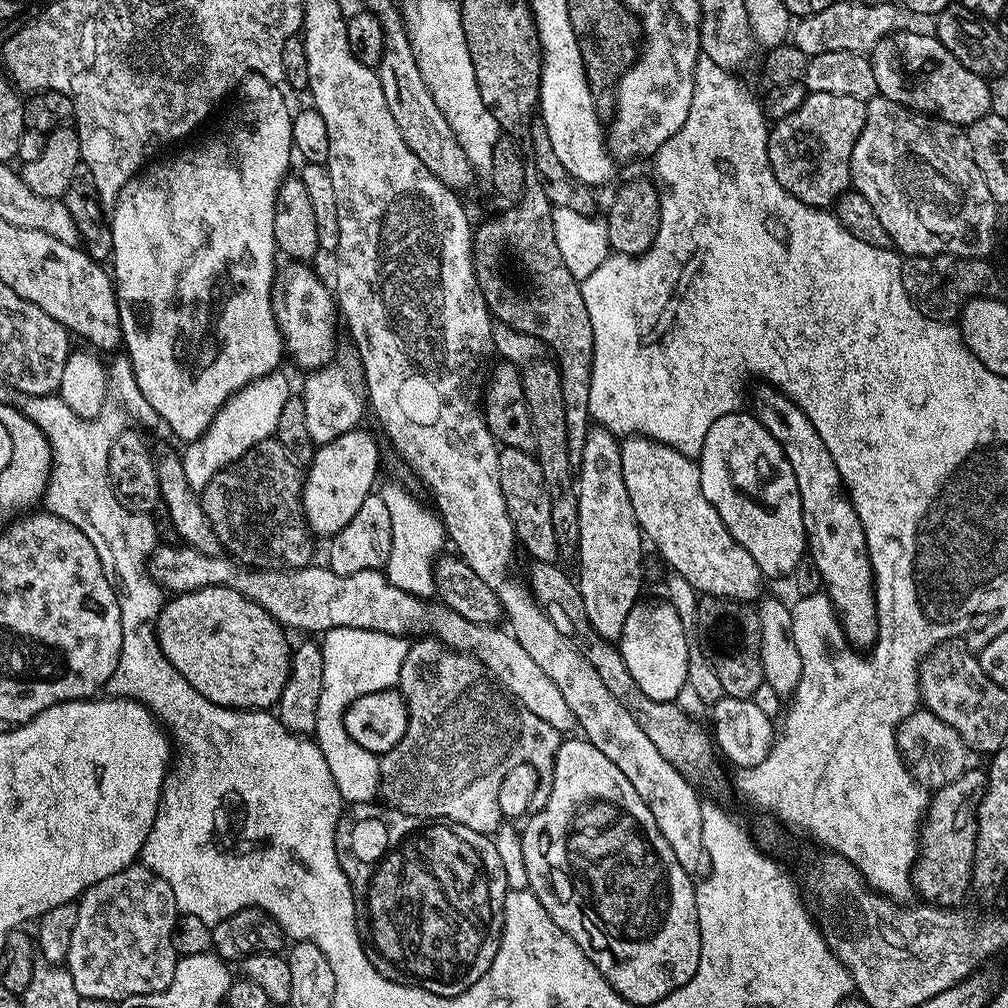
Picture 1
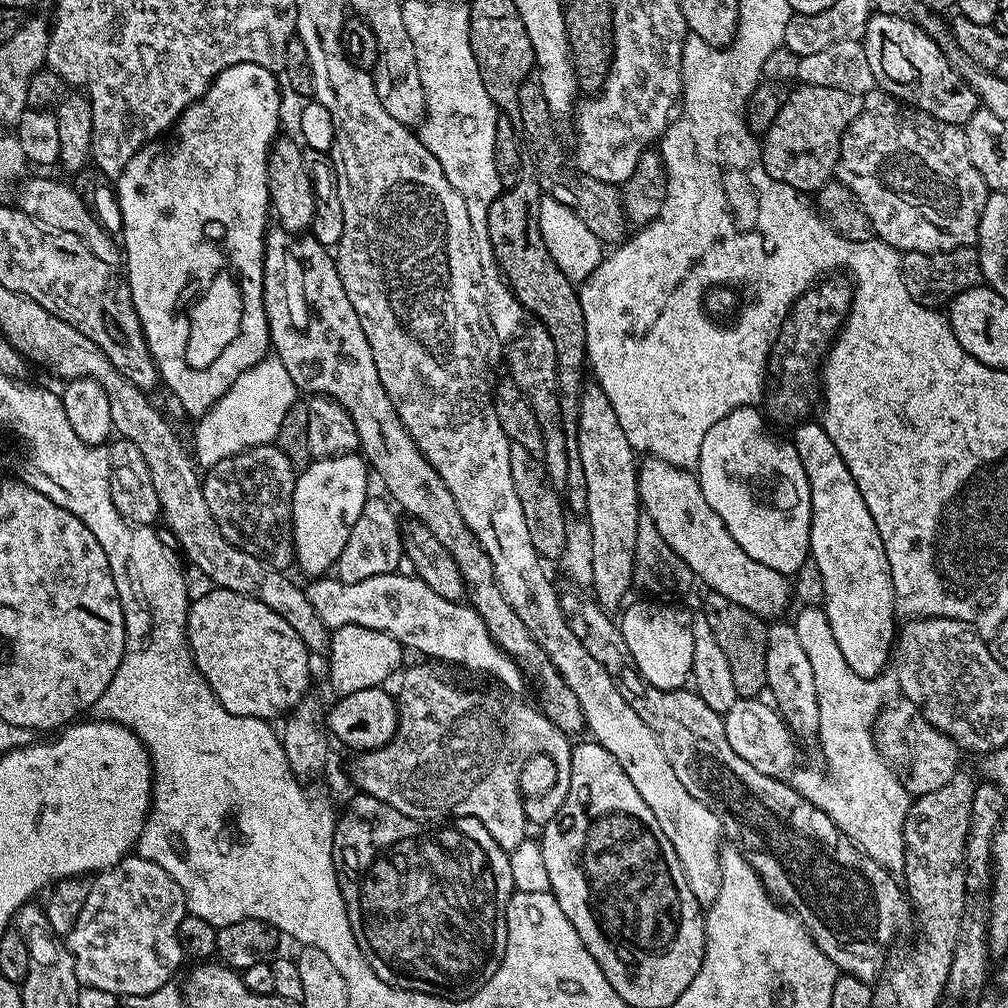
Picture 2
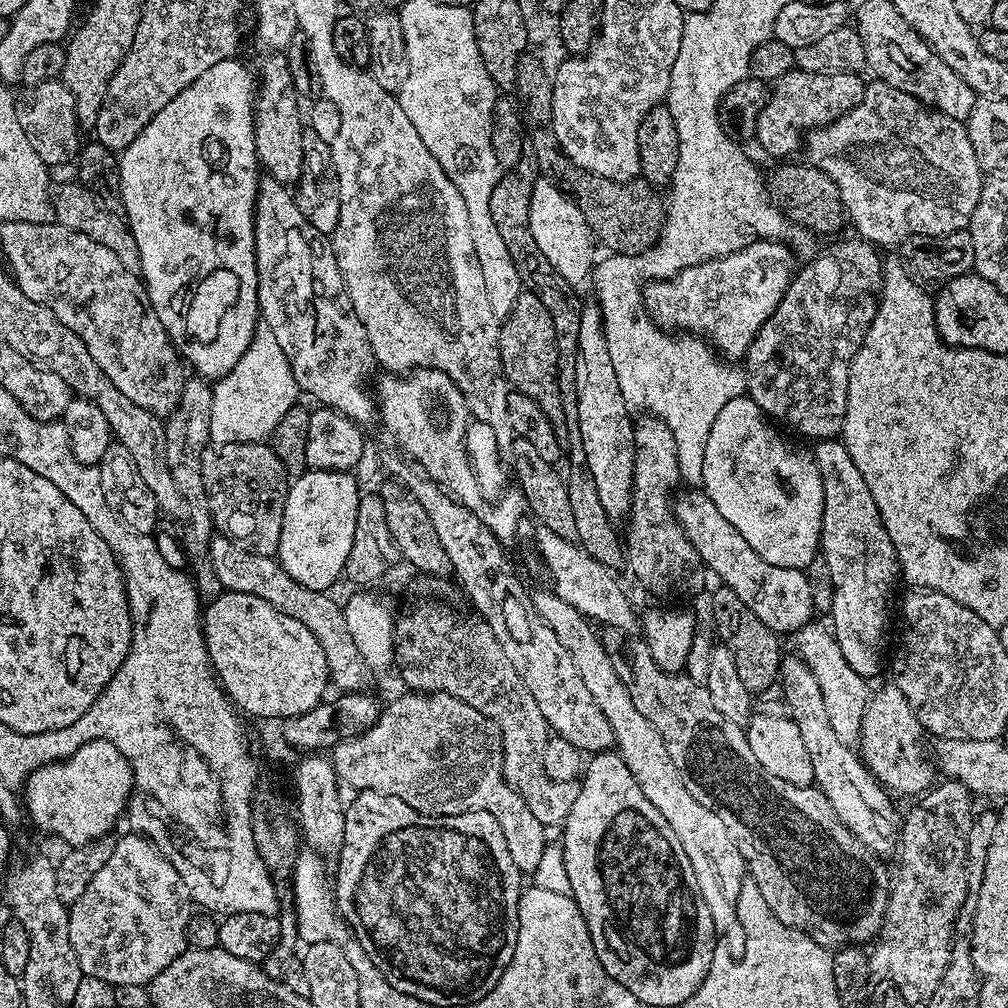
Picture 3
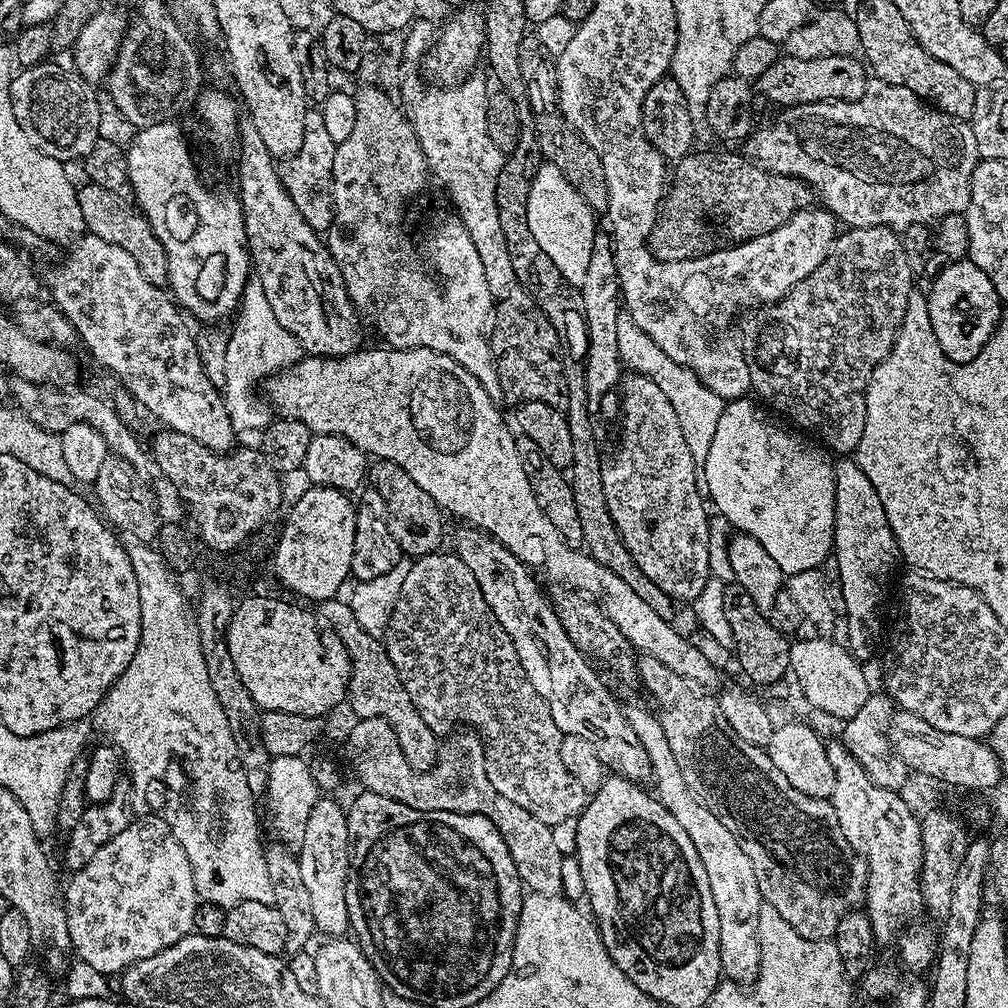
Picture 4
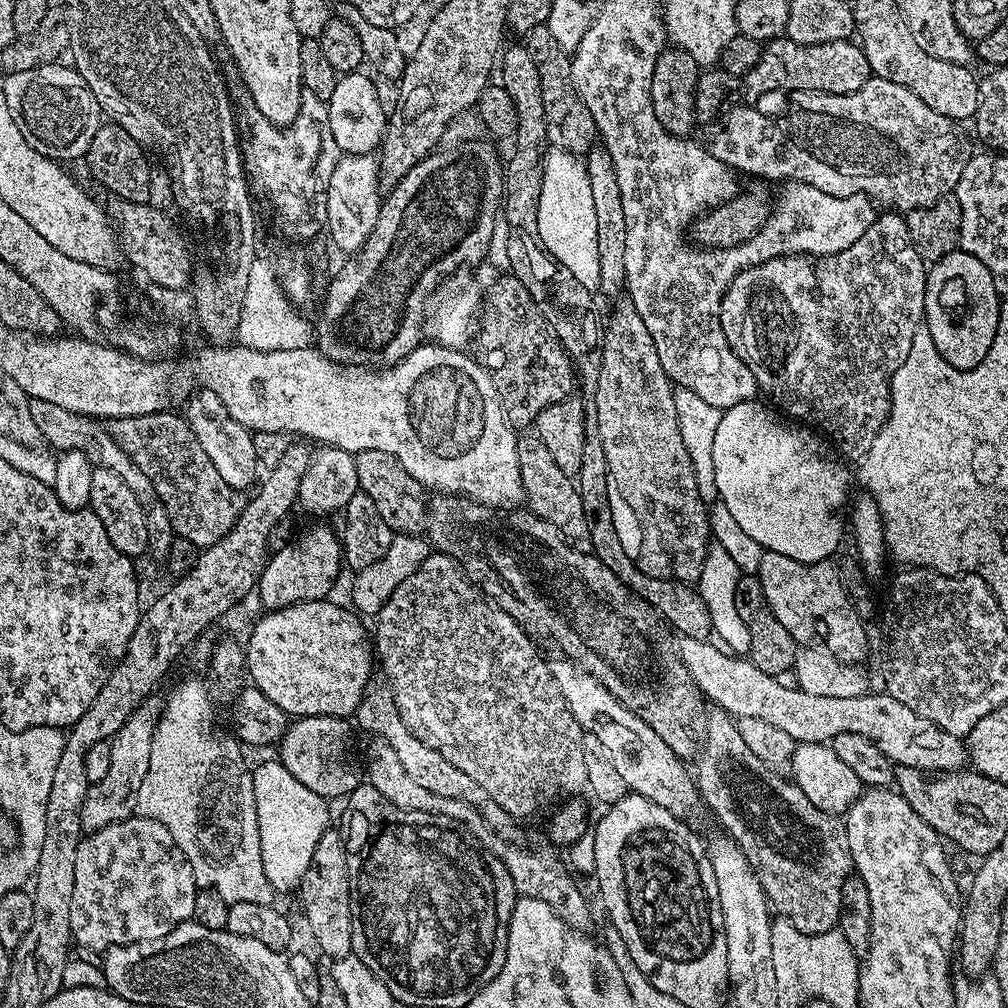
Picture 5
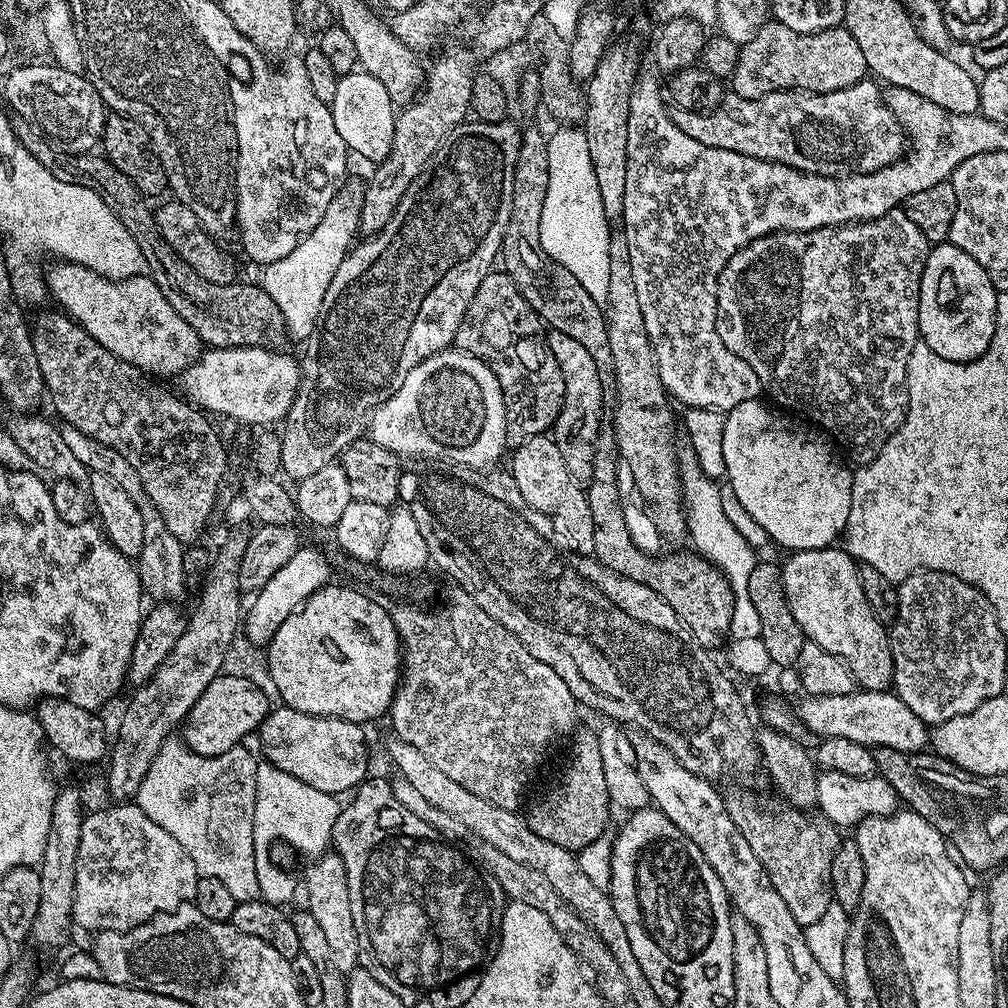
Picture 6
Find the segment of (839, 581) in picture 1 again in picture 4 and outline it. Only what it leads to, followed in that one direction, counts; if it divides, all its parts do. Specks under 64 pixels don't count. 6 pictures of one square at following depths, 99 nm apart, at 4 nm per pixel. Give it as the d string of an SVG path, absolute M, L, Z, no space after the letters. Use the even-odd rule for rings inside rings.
M842 458L834 465L835 470L835 538L833 540L833 557L836 560L842 600L846 608L846 646L850 653L860 662L866 662L874 652L882 634L882 616L886 604L886 592L890 576L897 562L900 562L900 547L897 546L889 519L879 501L878 492L870 483L870 478L862 473L855 459Z

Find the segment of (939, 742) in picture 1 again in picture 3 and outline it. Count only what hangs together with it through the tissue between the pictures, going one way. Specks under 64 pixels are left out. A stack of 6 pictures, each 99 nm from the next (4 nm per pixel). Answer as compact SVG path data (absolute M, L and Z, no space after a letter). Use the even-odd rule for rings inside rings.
M888 682L885 688L880 688L877 692L875 689L869 695L865 713L861 718L858 755L872 777L897 797L919 797L933 787L937 779L935 776L938 776L938 772L929 753L920 752L920 736L922 737L920 719L916 717L910 702L906 702L902 690L898 690L895 683Z

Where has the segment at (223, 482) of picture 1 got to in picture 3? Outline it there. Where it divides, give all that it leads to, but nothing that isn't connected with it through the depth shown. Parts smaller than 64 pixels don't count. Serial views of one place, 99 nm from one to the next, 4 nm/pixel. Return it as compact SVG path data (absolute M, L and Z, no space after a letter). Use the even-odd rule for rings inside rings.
M264 442L259 444L221 444L209 446L202 458L202 478L208 491L215 531L232 540L240 548L259 556L275 557L278 538L282 534L282 514L286 510L290 474L274 450Z

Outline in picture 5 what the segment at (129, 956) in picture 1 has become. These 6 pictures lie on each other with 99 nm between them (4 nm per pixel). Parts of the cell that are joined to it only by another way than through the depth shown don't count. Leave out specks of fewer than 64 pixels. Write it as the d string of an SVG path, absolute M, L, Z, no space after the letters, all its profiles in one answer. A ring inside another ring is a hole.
M139 814L131 816L129 820L114 822L110 826L100 828L97 832L87 833L78 846L78 854L74 858L74 898L70 902L72 939L79 947L81 944L82 947L89 948L90 951L97 952L97 954L107 952L109 948L113 948L116 944L141 944L144 940L161 940L164 936L169 936L179 924L187 924L192 920L194 898L197 891L194 870L190 866L186 854L182 854L178 842L174 842L170 830L166 830L166 826L162 826L162 822Z

